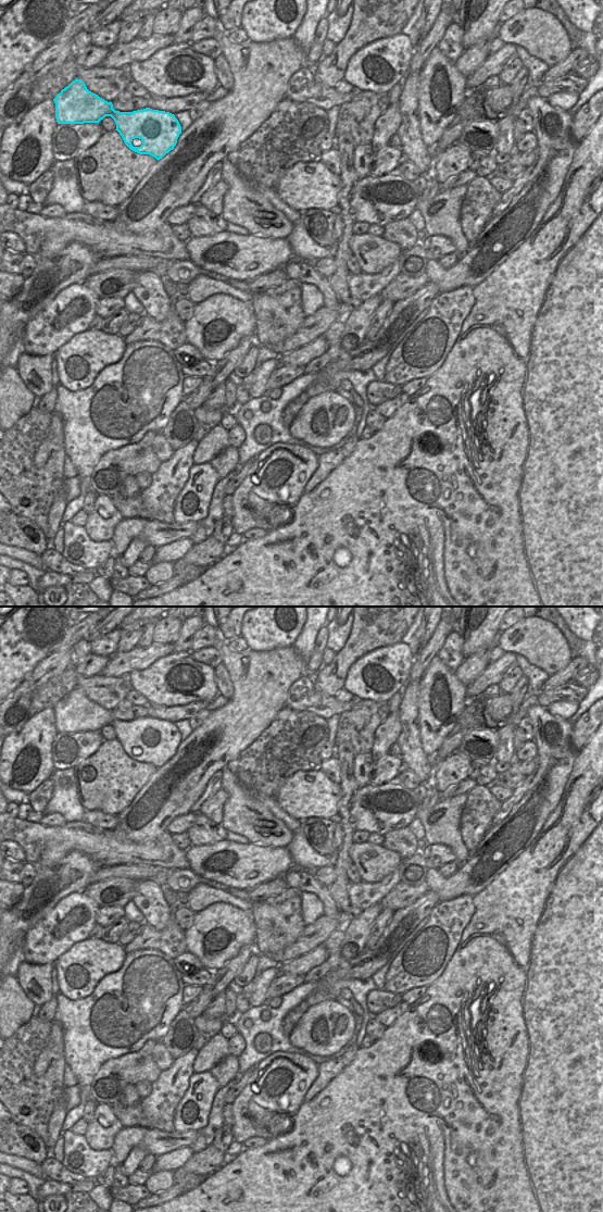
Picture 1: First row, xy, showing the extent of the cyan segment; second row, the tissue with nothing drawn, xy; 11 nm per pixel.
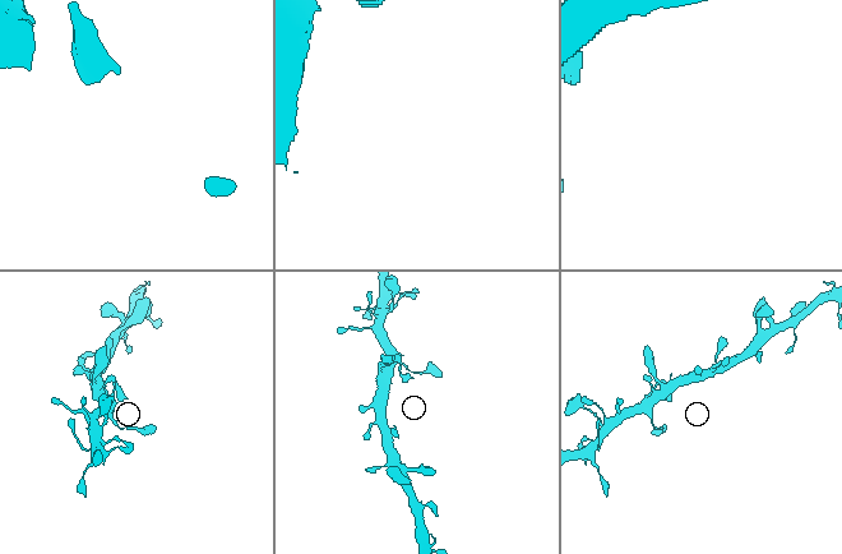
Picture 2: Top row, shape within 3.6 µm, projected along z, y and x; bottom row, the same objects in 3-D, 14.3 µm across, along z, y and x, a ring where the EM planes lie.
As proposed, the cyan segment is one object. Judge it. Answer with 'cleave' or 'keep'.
keep

